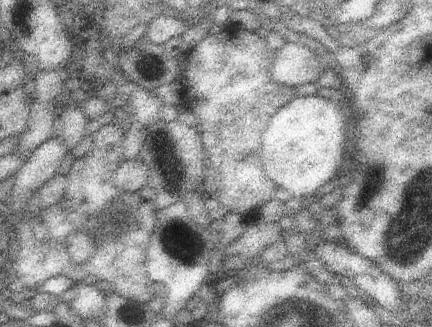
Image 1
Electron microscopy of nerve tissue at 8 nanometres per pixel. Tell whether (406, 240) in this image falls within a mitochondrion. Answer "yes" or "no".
yes

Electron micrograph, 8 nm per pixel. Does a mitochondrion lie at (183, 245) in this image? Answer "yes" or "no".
yes

